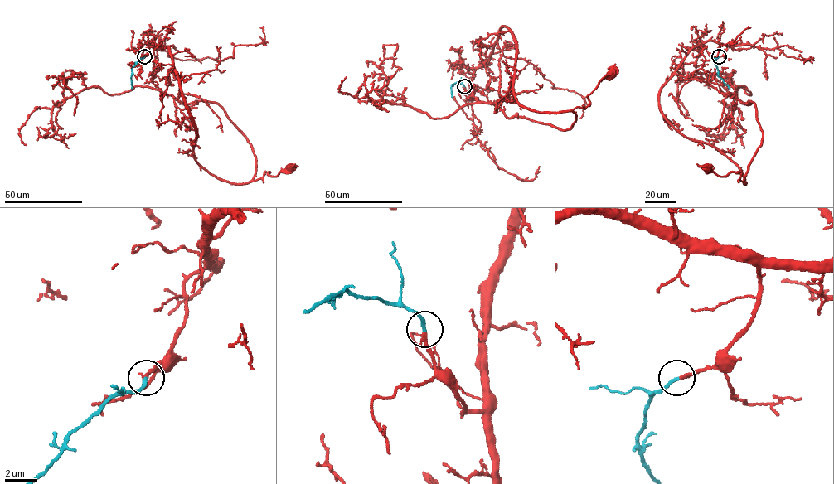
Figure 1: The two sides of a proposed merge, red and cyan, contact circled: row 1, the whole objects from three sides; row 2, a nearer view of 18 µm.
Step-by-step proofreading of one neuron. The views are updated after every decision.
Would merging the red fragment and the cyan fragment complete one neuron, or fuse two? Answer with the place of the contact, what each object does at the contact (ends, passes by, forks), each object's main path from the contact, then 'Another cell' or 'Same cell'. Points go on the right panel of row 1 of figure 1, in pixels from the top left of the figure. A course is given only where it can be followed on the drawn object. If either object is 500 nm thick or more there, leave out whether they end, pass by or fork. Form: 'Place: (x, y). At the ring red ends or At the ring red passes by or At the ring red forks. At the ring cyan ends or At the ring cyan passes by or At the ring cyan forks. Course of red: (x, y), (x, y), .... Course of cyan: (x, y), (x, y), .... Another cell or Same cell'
Place: (719, 56). At the ring red ends. At the ring cyan ends. Course of red: (719, 56), (725, 45), (695, 46), (659, 96), (664, 117), (718, 148), (744, 183), (739, 171), (708, 168). Course of cyan: (719, 56), (715, 62), (718, 75), (729, 88). Same cell

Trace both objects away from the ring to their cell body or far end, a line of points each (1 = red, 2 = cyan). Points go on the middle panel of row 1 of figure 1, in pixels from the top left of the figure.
1: (464, 86), (469, 94), (472, 73), (503, 26), (516, 45), (513, 95), (530, 109), (584, 108), (611, 75)
2: (464, 86), (457, 83), (452, 84), (452, 97)

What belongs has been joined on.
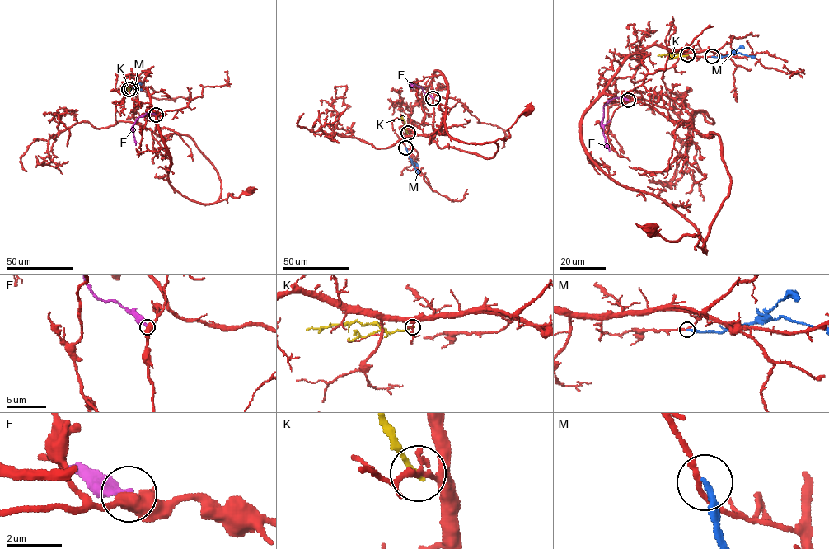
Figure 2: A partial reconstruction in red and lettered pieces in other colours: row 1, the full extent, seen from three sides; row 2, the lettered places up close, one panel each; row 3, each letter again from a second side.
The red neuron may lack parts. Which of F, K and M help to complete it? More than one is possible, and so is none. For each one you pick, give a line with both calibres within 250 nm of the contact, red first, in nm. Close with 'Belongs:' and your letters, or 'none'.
Belongs: none

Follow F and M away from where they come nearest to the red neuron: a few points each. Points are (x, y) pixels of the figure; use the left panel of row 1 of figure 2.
F: (156, 114), (146, 114), (136, 119), (133, 126), (136, 145)
M: (129, 89), (134, 86), (141, 89)

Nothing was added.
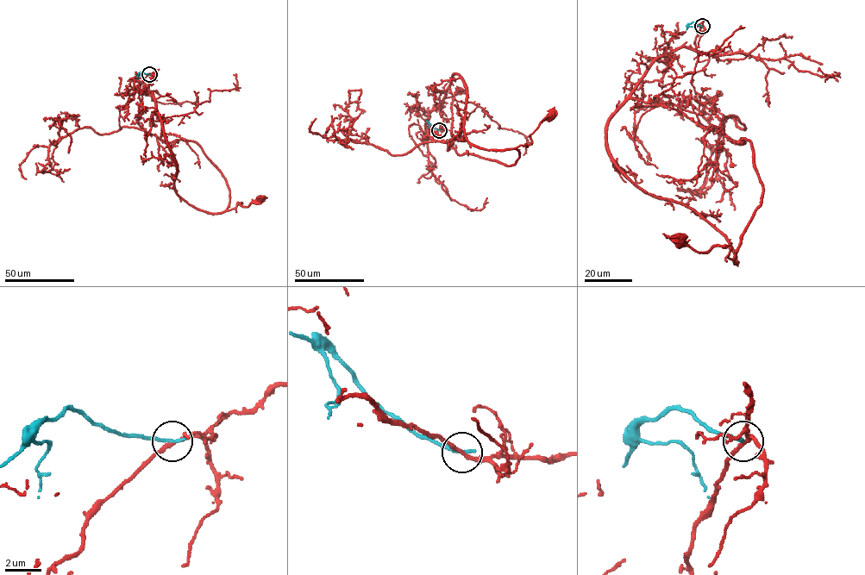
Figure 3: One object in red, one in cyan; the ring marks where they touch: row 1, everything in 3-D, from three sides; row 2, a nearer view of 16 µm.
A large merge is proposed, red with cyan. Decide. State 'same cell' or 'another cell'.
another cell

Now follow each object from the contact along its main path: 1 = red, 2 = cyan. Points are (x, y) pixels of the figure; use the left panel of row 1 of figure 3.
1: (149, 74), (136, 88), (153, 95), (176, 165), (175, 192), (211, 213), (260, 199)
2: (149, 74), (141, 71), (139, 78)

